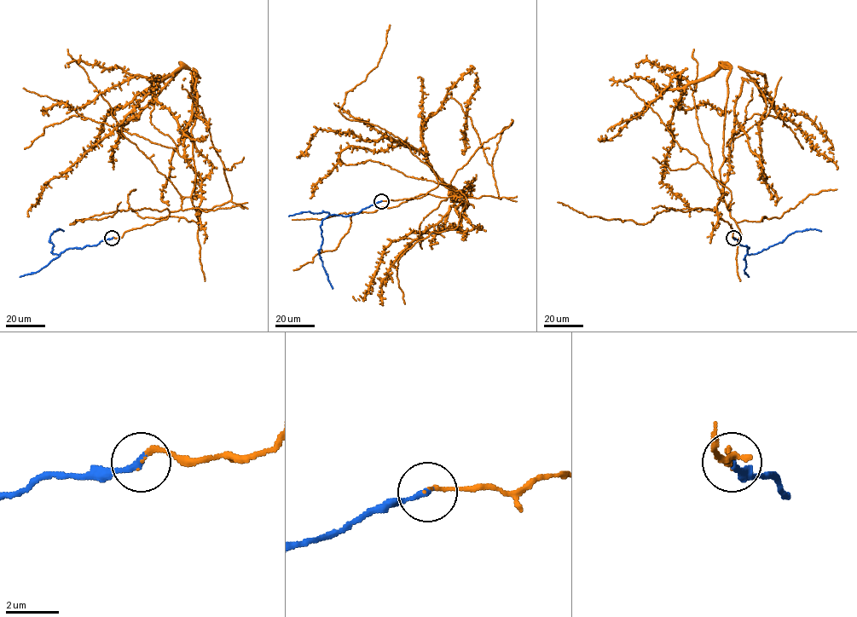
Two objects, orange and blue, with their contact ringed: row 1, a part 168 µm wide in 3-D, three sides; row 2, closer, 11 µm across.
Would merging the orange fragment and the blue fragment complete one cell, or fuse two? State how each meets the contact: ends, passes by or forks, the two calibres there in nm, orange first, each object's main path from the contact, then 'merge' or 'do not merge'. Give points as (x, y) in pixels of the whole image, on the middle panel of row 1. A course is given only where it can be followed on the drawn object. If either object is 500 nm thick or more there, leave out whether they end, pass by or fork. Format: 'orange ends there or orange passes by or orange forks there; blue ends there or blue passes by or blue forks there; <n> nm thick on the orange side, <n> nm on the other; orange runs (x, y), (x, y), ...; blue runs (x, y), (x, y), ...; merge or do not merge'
orange ends there; blue ends there; 140 nm thick on the orange side, 240 nm on the other; orange runs (381, 201), (421, 198), (439, 183), (465, 187), (459, 198), (426, 154), (390, 137), (319, 129), (298, 157); blue runs (381, 201), (356, 214), (343, 216), (334, 214), (322, 220), (322, 243), (319, 255), (332, 288); merge

